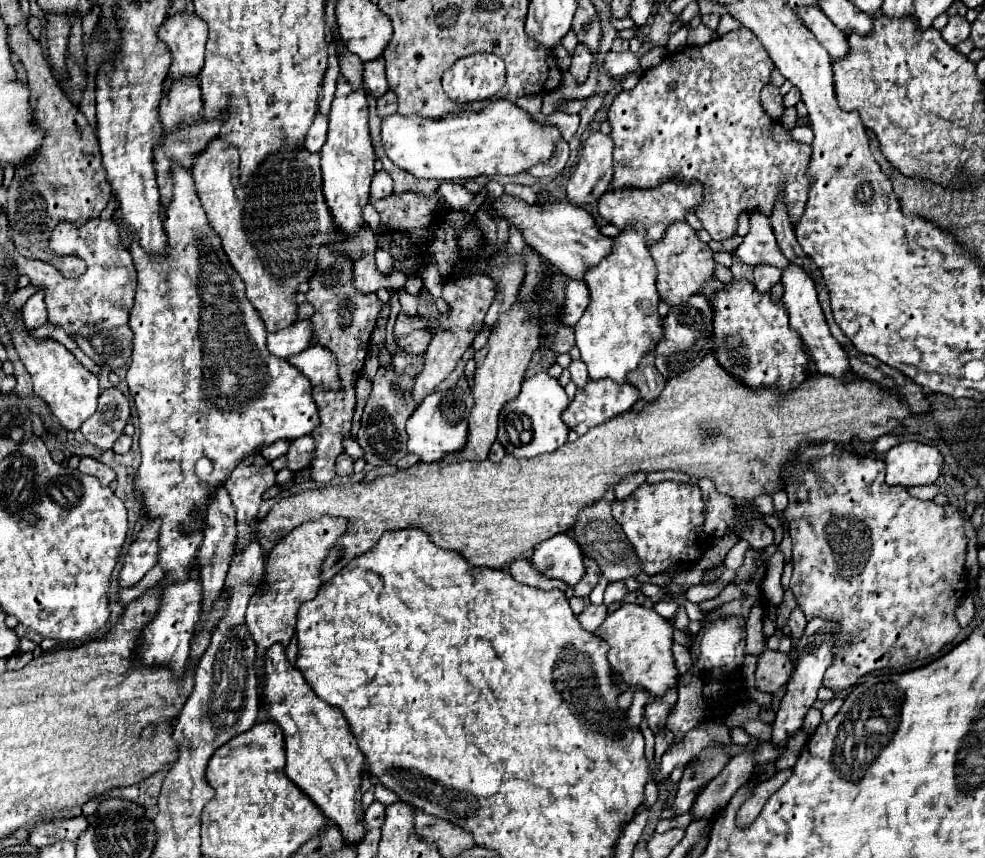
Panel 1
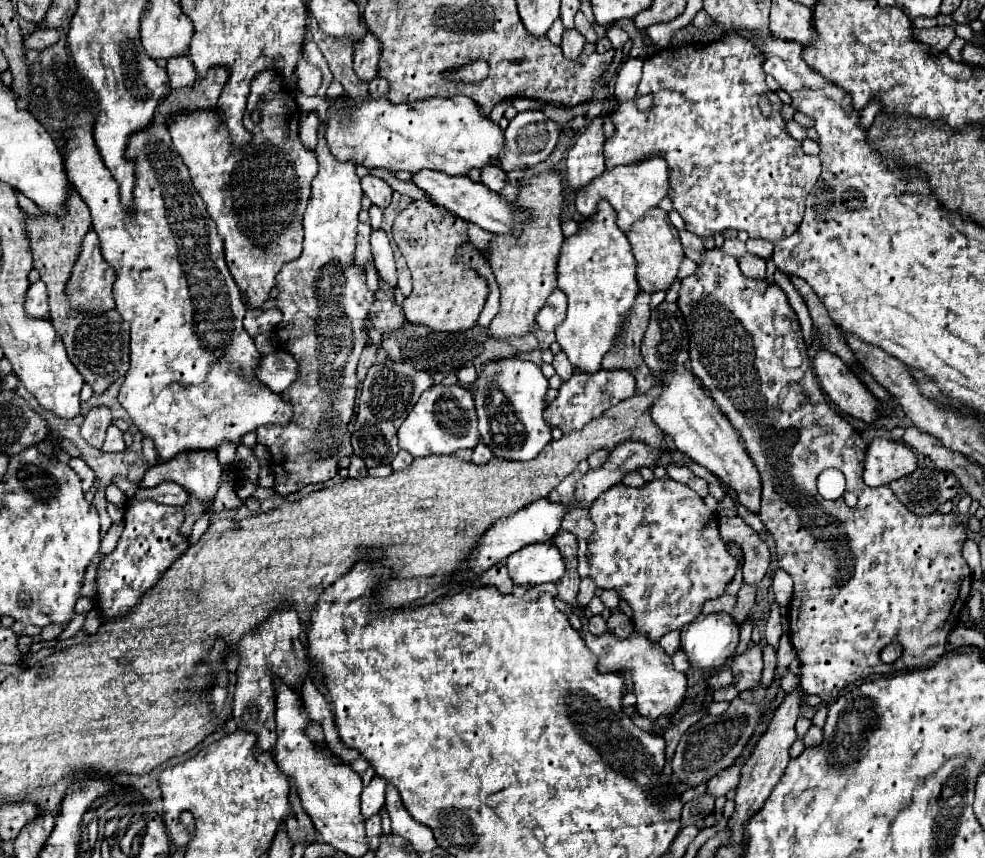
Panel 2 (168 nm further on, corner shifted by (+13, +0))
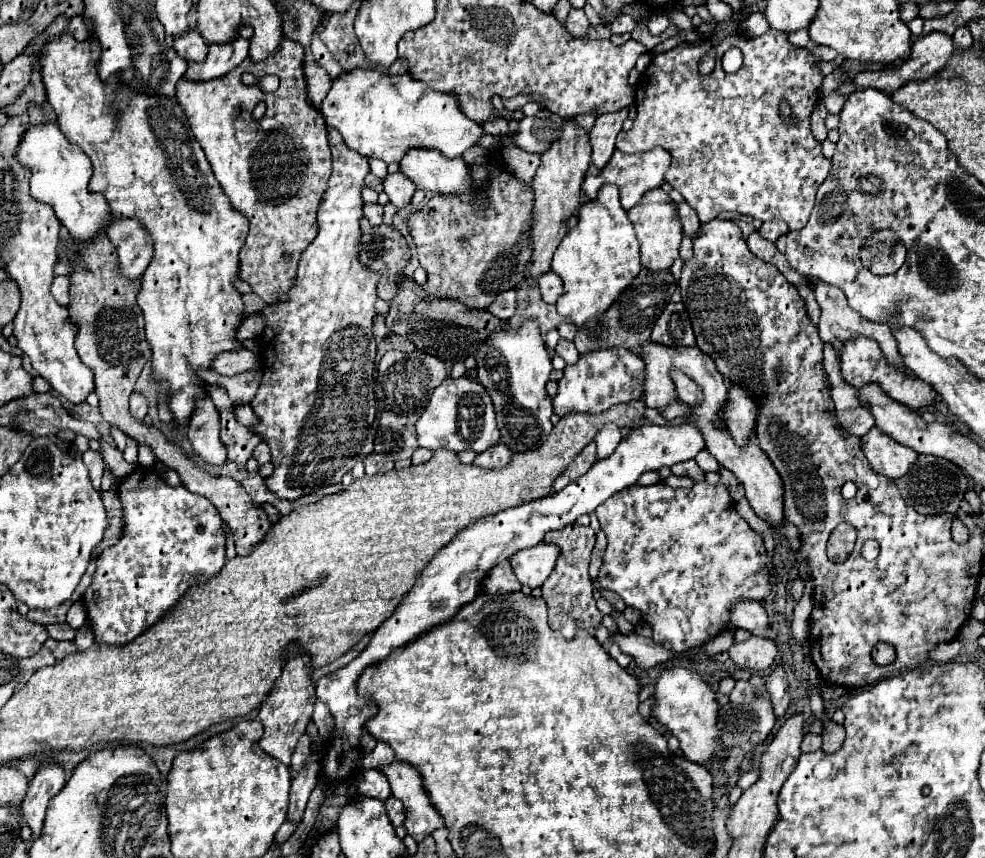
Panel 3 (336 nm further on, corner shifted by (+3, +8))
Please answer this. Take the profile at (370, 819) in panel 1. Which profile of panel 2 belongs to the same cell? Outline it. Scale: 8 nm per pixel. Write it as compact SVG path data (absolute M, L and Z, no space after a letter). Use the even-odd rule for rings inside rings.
M374 776L372 782L364 788L364 792L362 792L362 814L364 814L364 818L374 816L384 806L384 790L386 790L386 782L378 776Z

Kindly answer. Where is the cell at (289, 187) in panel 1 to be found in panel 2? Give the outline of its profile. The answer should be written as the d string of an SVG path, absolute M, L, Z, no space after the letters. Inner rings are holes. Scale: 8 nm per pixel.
M260 72L250 86L244 112L244 126L252 132L252 142L244 150L232 148L228 128L216 110L178 114L168 124L172 144L190 170L194 190L218 226L228 270L240 292L246 294L248 308L260 308L270 298L280 268L302 252L302 216L318 162L316 154L300 142L298 116L298 104L282 80L274 72Z

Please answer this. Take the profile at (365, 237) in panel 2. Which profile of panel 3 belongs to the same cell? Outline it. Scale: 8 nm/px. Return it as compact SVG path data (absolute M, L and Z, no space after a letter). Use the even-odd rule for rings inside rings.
M364 204L364 216L370 220L372 226L382 224L382 206L380 204Z

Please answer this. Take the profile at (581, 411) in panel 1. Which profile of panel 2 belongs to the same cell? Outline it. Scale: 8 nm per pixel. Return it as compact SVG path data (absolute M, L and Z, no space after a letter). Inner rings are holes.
M600 370L594 376L582 376L582 372L574 372L568 382L562 382L558 390L558 398L546 406L544 420L550 426L560 428L564 434L574 430L582 430L590 420L598 418L606 408L634 396L634 376L630 372L606 372Z

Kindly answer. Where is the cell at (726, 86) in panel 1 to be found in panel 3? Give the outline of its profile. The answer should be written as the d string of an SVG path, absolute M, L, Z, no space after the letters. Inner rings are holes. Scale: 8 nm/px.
M768 30L754 38L732 34L716 46L716 68L708 76L702 76L698 72L698 62L710 46L710 40L704 40L704 44L692 42L688 48L676 46L652 58L646 68L648 86L636 90L634 126L630 132L620 132L616 148L626 154L644 152L654 146L668 150L672 163L665 173L665 181L696 210L700 222L708 222L720 212L736 212L762 222L784 220L790 230L804 228L814 208L816 190L828 176L832 164L822 156L822 146L810 130L810 114L818 102L818 88L824 80L824 74L818 68L818 62L822 60L808 48L790 44L788 32ZM728 48L740 48L744 54L744 64L736 74L726 74L722 70L722 56ZM784 100L790 104L790 122L784 122L780 114L780 102Z

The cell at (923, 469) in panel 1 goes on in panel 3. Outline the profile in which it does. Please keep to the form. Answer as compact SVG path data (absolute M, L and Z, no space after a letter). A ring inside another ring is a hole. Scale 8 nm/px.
M872 428L864 438L860 438L860 448L866 454L870 466L890 480L904 476L910 464L916 462L916 452L908 446L898 444L892 436L882 432L880 428Z

